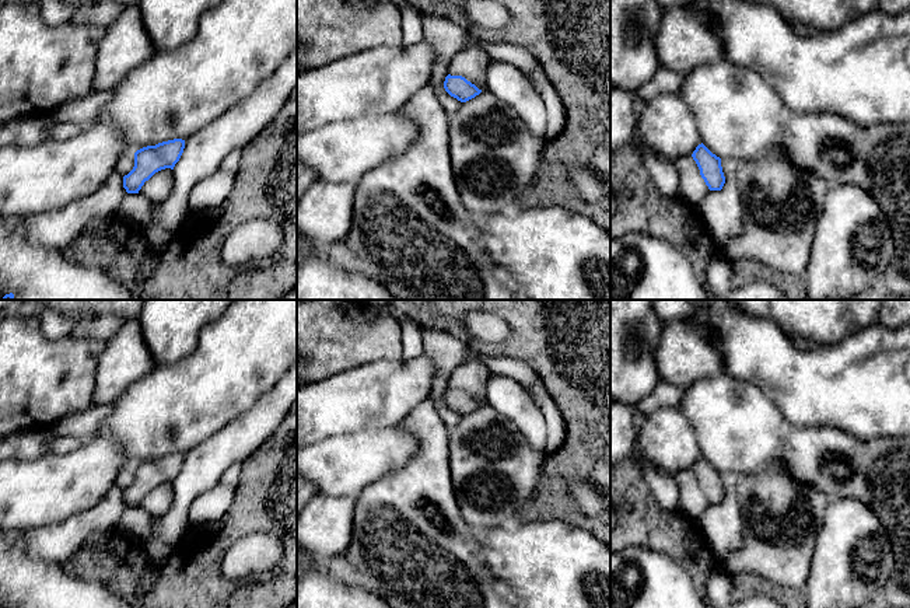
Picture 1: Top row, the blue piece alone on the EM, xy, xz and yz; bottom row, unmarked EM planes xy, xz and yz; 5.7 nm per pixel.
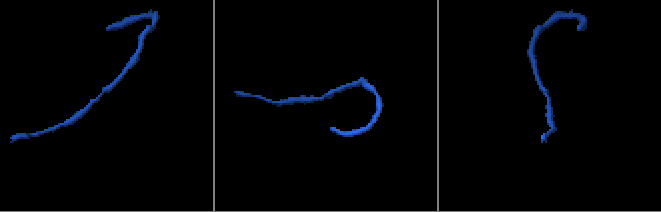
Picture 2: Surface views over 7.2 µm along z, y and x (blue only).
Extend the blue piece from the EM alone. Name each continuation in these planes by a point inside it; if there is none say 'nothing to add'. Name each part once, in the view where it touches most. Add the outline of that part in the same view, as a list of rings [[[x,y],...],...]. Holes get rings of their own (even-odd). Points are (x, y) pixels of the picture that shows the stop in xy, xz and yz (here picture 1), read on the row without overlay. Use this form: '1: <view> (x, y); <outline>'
nothing to add

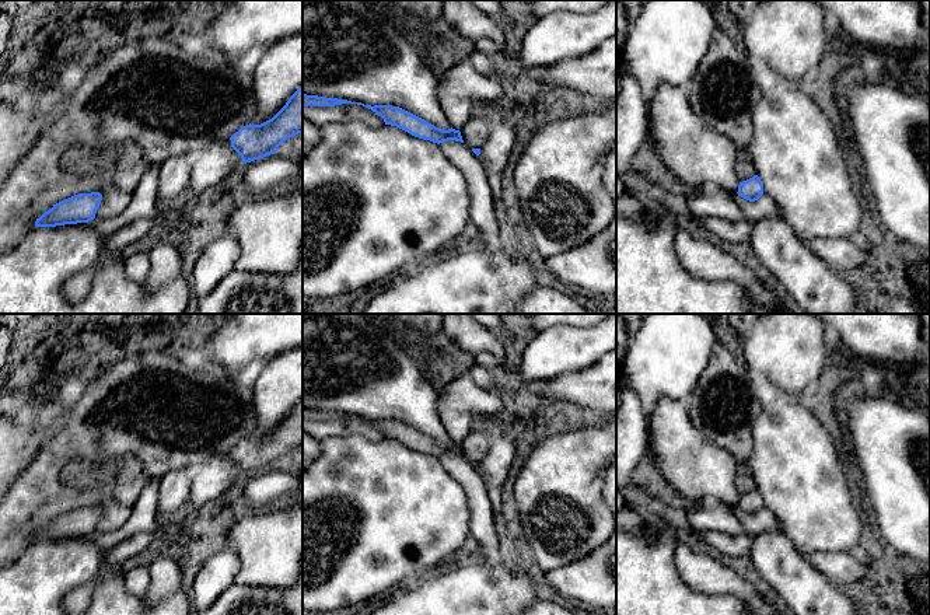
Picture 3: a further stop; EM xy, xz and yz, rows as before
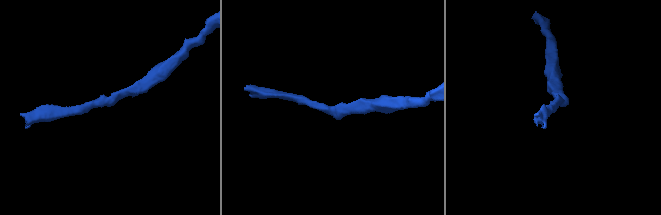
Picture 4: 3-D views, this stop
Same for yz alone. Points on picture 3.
1: yz (701, 471); [[[661,396],[647,427],[655,468],[690,504],[723,502],[733,507],[738,506],[741,495],[735,483],[737,462],[728,451],[712,444],[695,427],[686,399]]]

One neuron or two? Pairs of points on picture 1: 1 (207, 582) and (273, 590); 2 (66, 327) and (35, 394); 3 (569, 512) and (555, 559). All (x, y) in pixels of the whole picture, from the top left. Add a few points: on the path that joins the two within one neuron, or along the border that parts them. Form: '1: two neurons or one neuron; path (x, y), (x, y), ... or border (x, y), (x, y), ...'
1: two neurons; border (237, 589), (233, 593)
2: two neurons; border (38, 317), (41, 331), (46, 338), (70, 335)
3: two neurons; border (532, 523), (563, 520), (590, 531), (595, 537)

